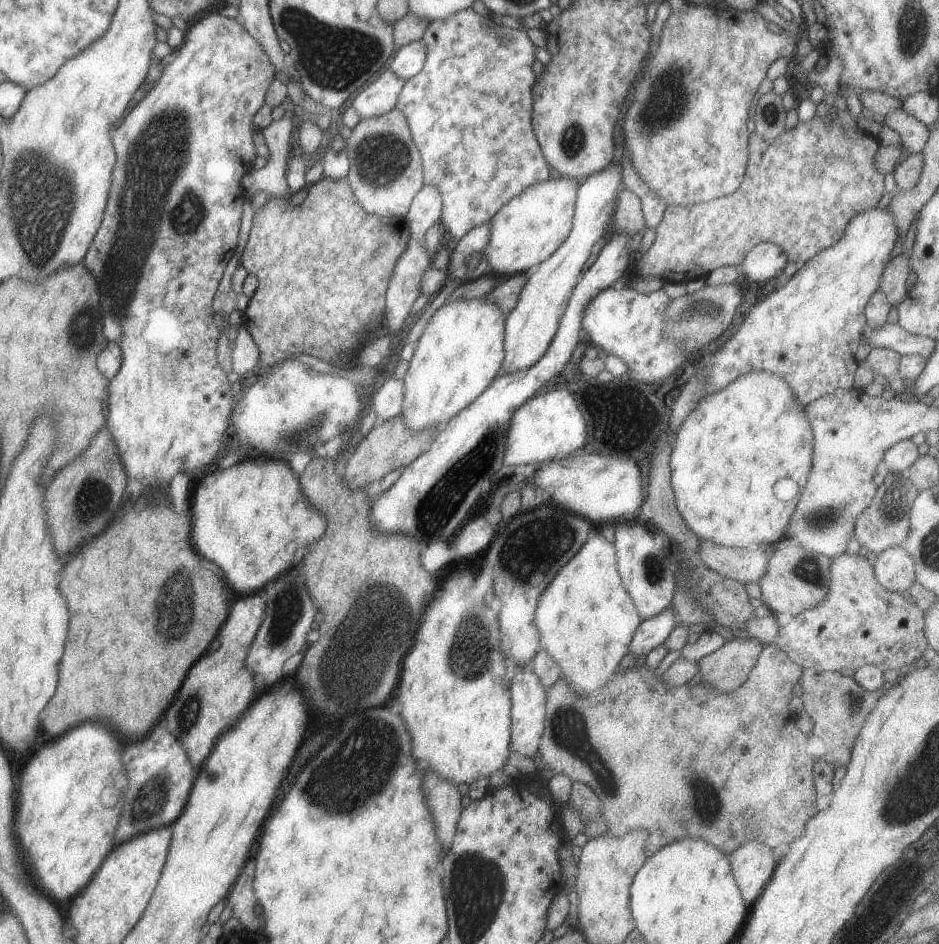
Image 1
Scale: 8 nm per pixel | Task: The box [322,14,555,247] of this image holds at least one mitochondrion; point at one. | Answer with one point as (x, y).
(382, 160)

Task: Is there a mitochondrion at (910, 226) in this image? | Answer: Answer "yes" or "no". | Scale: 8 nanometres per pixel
no

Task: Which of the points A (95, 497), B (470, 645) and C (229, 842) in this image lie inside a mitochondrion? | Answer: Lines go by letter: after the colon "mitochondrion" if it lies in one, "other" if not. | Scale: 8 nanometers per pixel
A: mitochondrion
B: mitochondrion
C: other

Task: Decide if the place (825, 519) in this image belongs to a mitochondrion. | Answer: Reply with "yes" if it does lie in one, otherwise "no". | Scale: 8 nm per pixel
yes

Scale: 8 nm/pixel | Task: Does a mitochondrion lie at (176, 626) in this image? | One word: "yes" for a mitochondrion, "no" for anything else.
yes

